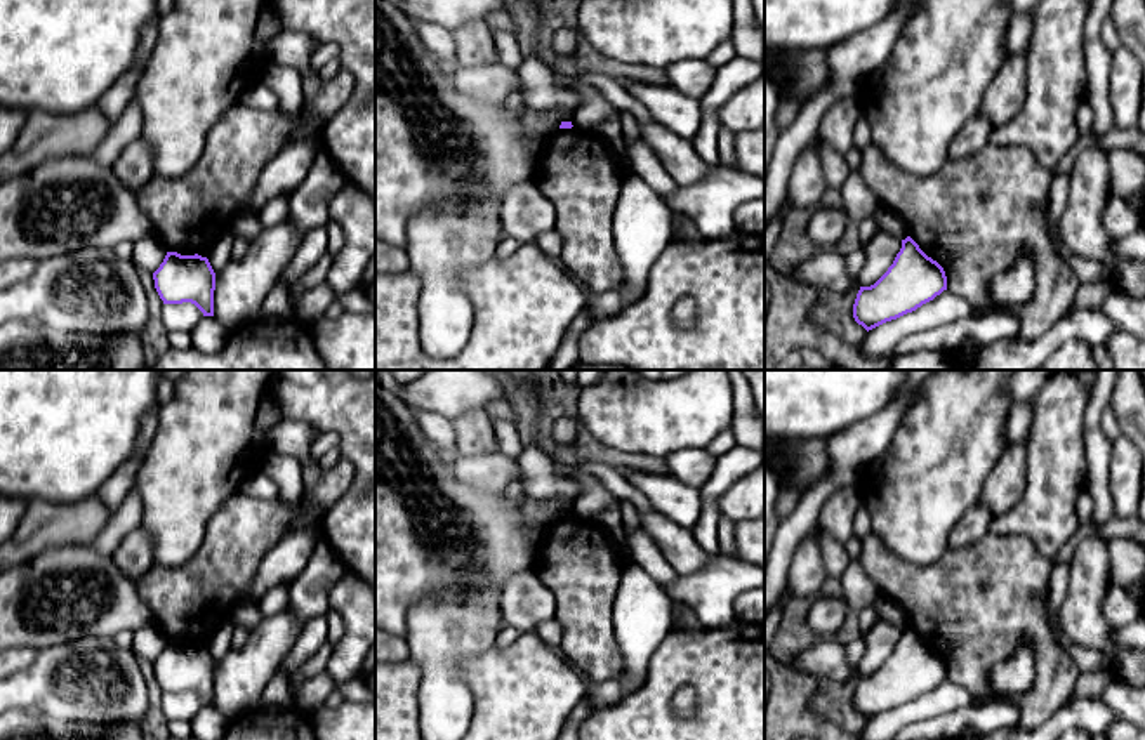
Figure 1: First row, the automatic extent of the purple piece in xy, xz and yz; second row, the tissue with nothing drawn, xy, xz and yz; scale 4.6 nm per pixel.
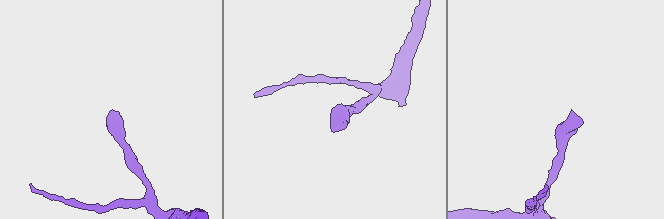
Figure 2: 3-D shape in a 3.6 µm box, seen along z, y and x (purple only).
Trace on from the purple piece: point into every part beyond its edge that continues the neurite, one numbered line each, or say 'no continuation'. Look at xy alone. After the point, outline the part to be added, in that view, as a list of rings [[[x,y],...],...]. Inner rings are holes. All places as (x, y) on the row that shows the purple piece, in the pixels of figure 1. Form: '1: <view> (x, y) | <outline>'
no continuation

